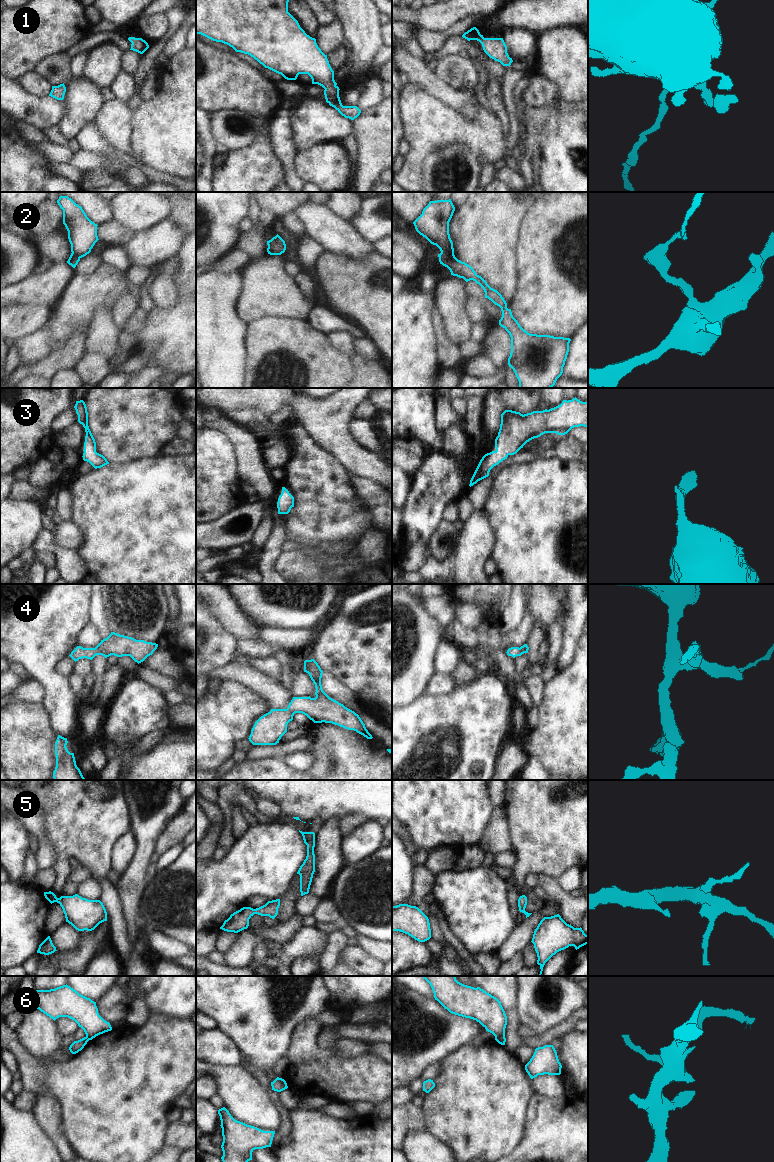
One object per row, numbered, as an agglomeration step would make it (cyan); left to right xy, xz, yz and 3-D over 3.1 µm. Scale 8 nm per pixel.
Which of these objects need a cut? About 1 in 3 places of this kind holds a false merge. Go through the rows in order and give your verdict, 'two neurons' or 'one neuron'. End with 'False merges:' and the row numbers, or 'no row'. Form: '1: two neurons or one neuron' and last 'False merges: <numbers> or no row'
1: one neuron
2: two neurons
3: one neuron
4: one neuron
5: one neuron
6: two neurons
False merges: 2, 6

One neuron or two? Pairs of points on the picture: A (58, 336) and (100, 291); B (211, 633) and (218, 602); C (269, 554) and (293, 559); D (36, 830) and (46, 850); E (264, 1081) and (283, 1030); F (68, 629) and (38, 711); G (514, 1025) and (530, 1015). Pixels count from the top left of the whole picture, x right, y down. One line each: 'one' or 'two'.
A: one
B: two
C: two
D: one
E: two
F: two
G: two

